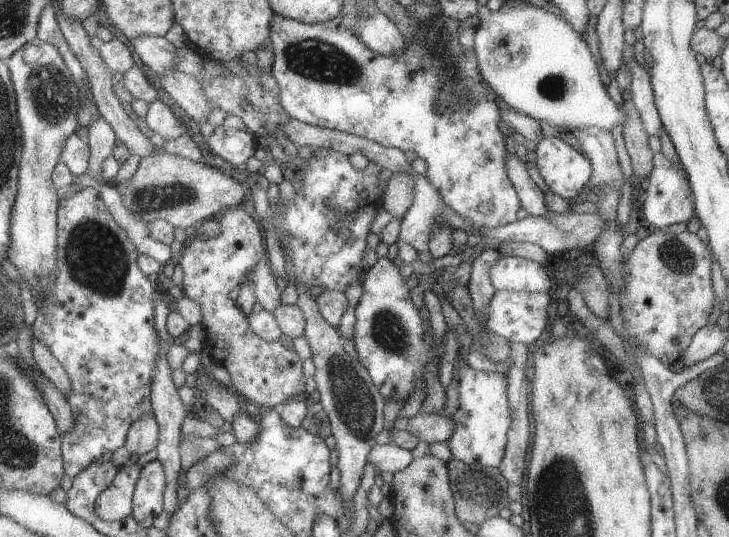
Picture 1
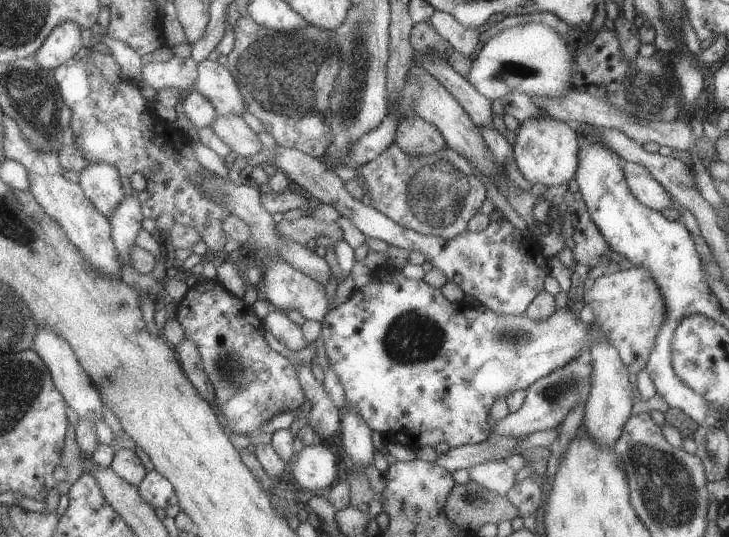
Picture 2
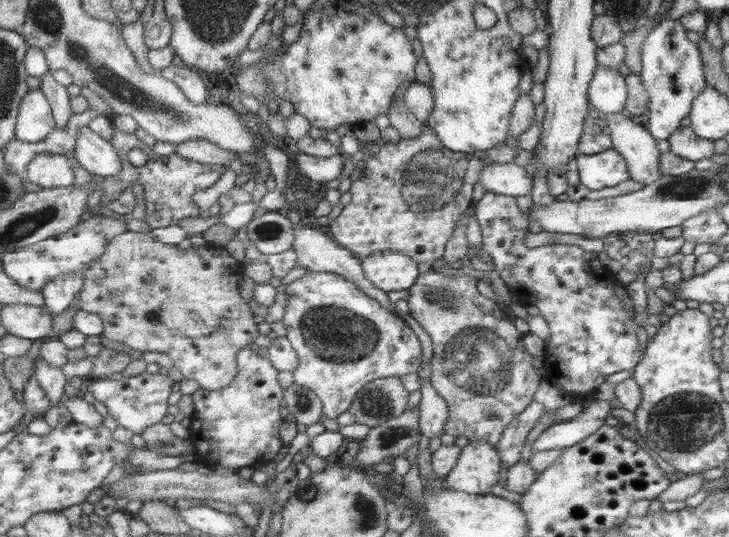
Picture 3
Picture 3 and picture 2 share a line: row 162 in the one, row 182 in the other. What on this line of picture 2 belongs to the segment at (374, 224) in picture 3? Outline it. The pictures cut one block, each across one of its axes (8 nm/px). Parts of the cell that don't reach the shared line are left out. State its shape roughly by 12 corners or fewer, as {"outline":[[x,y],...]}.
{"outline":[[395,140],[362,166],[371,205],[459,236],[485,199],[468,159]]}

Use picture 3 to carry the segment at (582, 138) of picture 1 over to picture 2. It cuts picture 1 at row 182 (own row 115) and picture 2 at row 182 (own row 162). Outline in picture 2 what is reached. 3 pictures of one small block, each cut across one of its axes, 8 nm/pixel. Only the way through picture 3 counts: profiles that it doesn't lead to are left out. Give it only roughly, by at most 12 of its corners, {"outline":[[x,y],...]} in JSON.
{"outline":[[622,160],[624,181],[642,205],[672,208],[667,191],[640,164]]}

